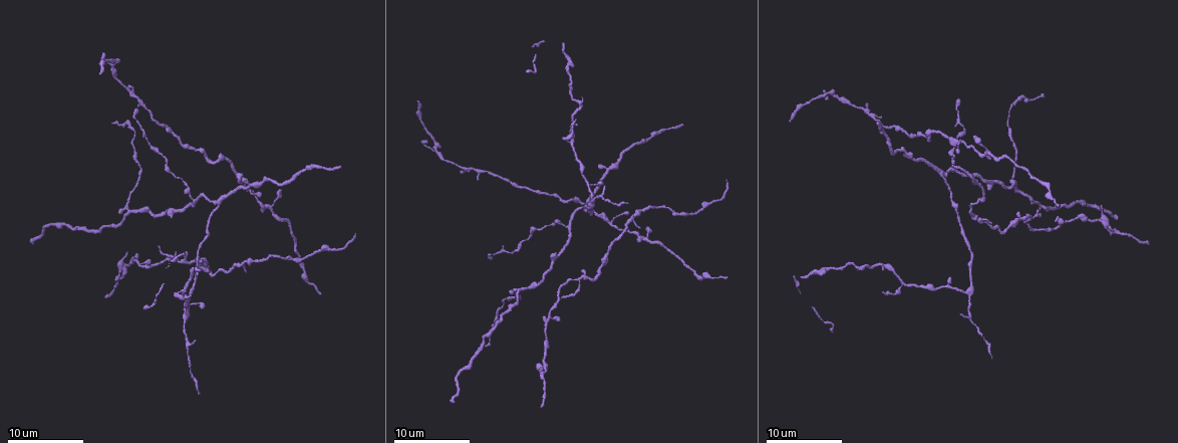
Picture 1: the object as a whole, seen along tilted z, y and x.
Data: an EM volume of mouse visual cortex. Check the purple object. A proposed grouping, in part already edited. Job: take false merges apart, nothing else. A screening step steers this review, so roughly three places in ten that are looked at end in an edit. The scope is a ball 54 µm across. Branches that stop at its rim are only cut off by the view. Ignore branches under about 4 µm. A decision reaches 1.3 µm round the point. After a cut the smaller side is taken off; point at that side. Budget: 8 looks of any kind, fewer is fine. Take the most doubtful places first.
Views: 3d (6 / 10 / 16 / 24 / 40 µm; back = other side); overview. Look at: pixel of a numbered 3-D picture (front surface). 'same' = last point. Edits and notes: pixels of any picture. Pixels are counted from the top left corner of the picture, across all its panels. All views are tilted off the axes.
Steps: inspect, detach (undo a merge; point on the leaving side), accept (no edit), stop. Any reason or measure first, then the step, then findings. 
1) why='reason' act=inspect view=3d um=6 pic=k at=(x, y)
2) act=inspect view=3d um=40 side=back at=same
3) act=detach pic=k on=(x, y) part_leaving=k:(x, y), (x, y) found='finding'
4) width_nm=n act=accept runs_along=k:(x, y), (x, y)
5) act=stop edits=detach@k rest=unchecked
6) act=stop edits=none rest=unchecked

why='branch point' act=inspect view=3d um=16 pic=1 at=(579, 279)

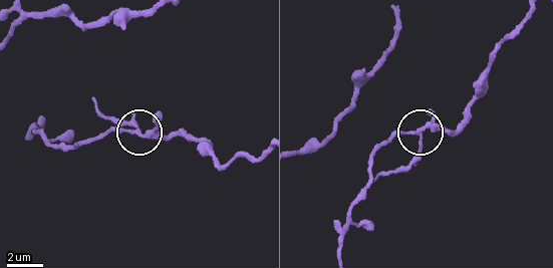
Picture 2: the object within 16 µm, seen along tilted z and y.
arms=3 act=accept found='all the same neuron'

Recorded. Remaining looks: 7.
why='four arms meet' act=inspect view=3d um=10 pic=1 at=(520, 291)

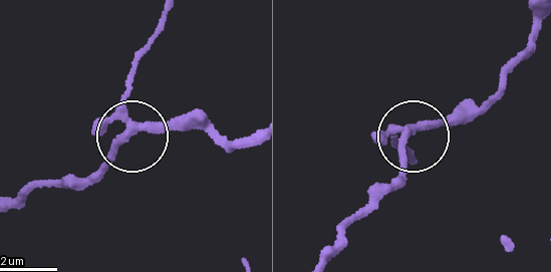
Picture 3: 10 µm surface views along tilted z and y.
width_nm=280 act=accept runs_along=3:(249, 138), (132, 128), (123, 89), (138, 51) found='continuous, no second neuron'

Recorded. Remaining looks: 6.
why='arms part here' act=inspect view=3d um=6 pic=1 at=(565, 225)

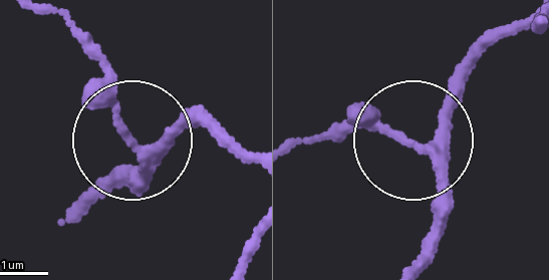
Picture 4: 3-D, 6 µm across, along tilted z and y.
width_nm=220 act=accept found='all the same neuron'

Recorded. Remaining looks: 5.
why='thin arm on a thick one' act=inspect view=3d um=6 pic=1 at=(965, 293)

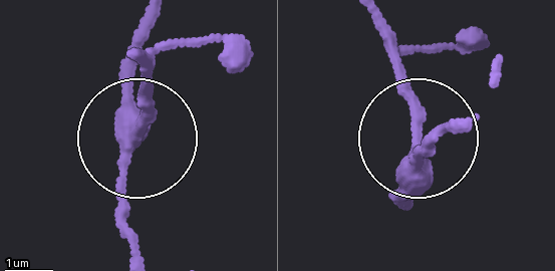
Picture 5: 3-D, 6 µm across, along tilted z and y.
width_nm=310 act=accept found='one neuron here'

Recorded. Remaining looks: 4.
act=stop edits=none rest=unchecked

